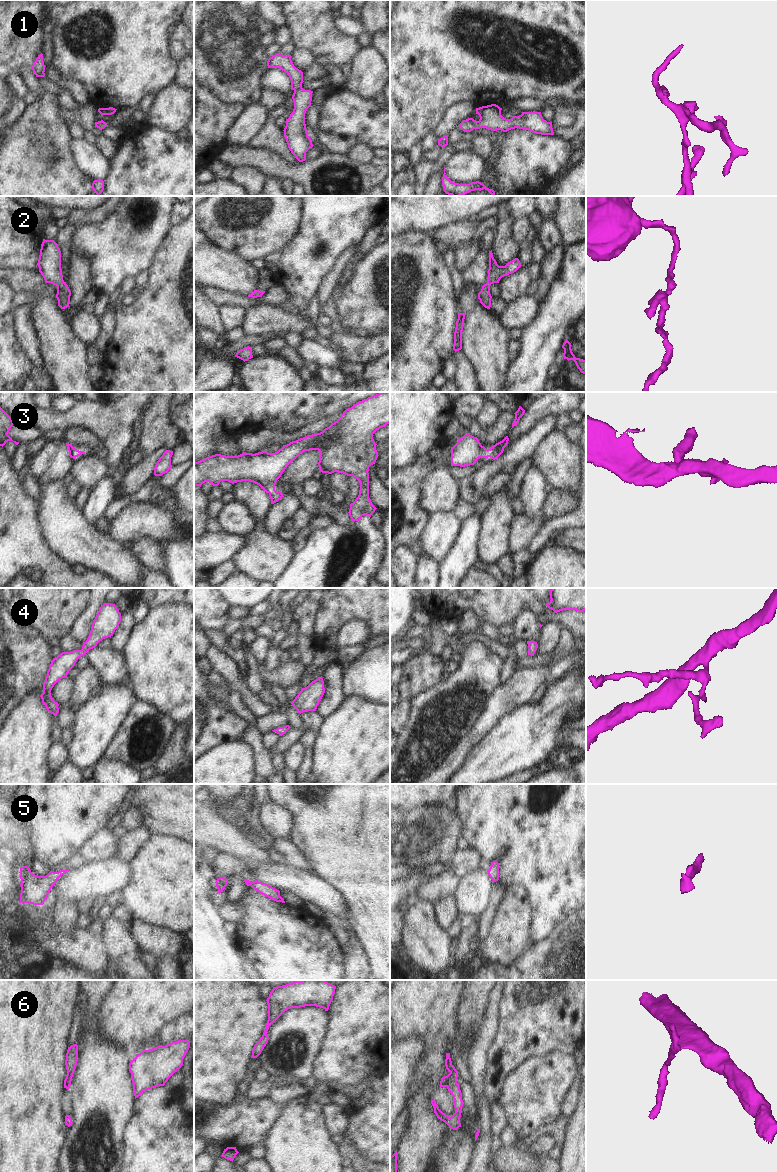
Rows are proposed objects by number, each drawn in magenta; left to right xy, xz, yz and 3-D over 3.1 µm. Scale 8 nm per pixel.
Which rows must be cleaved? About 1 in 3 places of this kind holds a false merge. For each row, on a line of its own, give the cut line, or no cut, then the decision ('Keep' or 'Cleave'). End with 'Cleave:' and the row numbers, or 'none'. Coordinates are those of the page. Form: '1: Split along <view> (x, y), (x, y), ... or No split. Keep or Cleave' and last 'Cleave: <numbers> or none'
1: No split. Keep
2: No split. Keep
3: No split. Keep
4: No split. Keep
5: No split. Keep
6: No split. Keep
Cleave: none.

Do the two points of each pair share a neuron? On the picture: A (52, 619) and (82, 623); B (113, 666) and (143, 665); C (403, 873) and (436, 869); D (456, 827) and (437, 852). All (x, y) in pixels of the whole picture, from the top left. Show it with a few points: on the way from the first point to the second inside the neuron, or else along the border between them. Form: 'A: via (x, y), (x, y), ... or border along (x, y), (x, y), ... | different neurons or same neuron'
A: border along (88, 603), (68, 633) | different neurons
B: border along (120, 652), (125, 662), (129, 684) | different neurons
C: via (411, 872), (422, 874), (428, 871) | same neuron
D: via (450, 833), (437, 846) | same neuron

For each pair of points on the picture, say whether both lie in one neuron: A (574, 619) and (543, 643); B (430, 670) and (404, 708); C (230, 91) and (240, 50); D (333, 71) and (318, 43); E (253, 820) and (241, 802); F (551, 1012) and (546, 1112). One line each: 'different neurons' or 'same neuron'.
A: different neurons
B: same neuron
C: same neuron
D: different neurons
E: different neurons
F: different neurons

